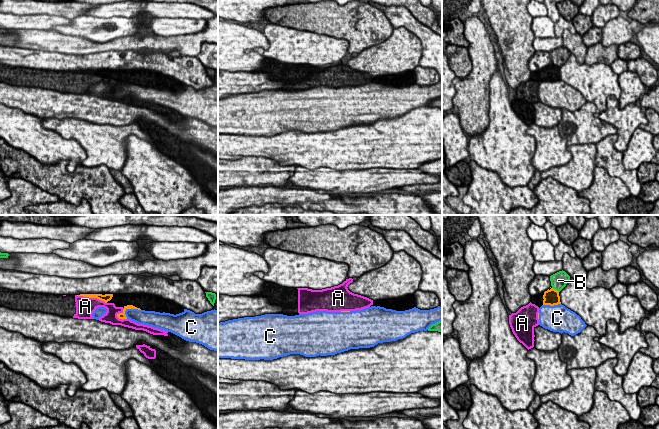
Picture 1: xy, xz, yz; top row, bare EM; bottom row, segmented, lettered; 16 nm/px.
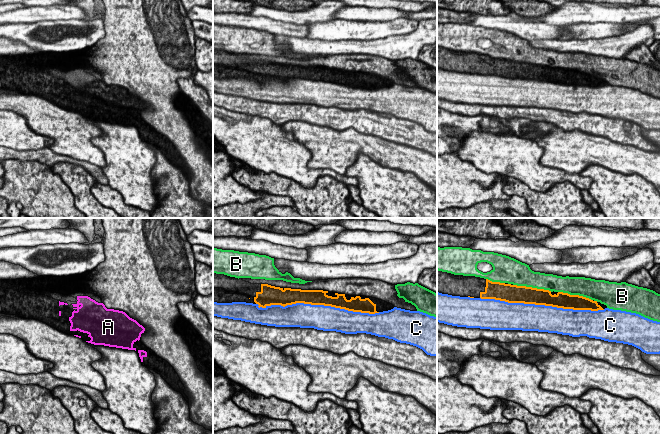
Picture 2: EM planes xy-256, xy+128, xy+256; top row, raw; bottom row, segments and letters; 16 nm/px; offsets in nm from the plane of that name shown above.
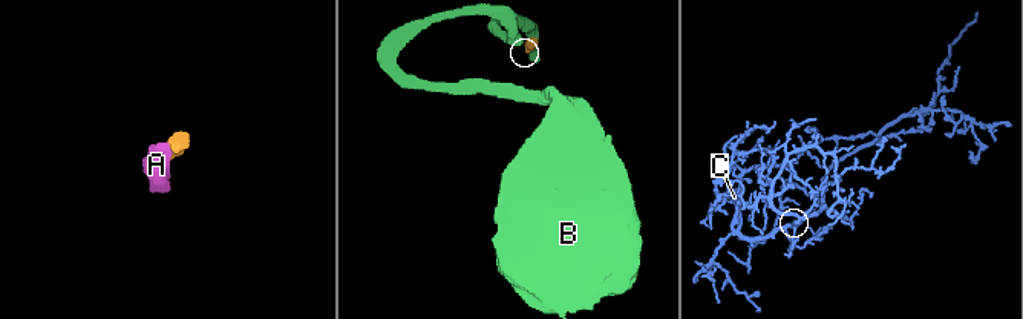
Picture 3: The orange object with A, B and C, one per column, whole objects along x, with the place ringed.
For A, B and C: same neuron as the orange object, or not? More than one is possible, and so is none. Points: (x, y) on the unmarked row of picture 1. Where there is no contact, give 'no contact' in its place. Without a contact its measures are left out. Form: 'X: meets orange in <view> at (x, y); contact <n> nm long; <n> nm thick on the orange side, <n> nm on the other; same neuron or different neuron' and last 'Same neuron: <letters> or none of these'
A: meets orange in xy at (91, 73); contact 500 nm long; 120 nm thick on the orange side, 320 nm on the other; different neuron
B: meets orange in yz at (556, 66); contact 140 nm long; 260 nm thick on the orange side, 260 nm on the other; different neuron
C: meets orange in xy at (131, 84); contact 280 nm long; 100 nm thick on the orange side, 220 nm on the other; different neuron
Same neuron: none of these

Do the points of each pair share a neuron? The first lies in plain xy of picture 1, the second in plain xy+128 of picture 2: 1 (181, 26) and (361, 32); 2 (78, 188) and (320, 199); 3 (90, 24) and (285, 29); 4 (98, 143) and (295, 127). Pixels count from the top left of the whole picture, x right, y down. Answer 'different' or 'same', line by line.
1: same
2: same
3: different
4: same

